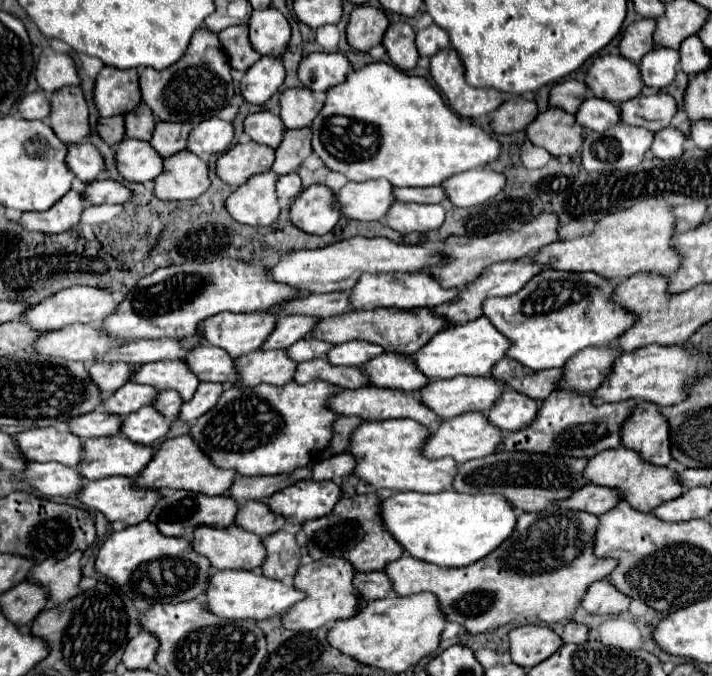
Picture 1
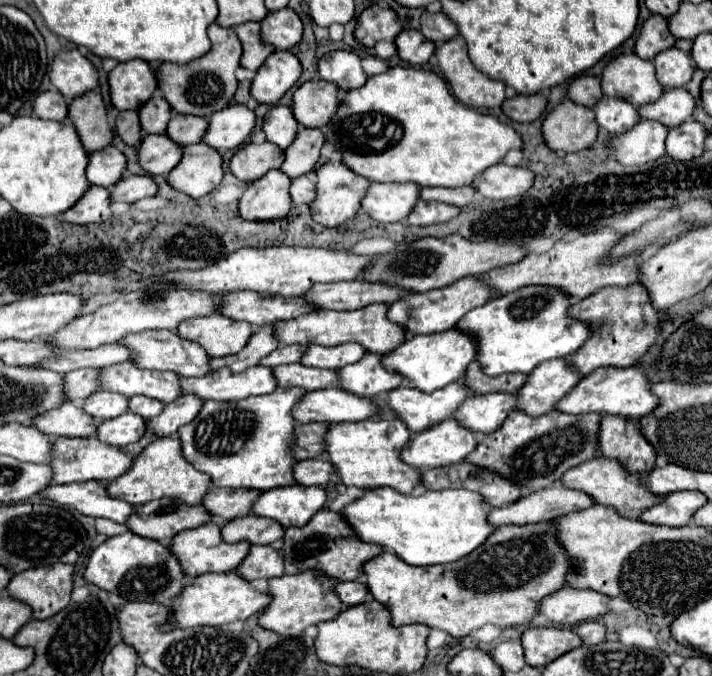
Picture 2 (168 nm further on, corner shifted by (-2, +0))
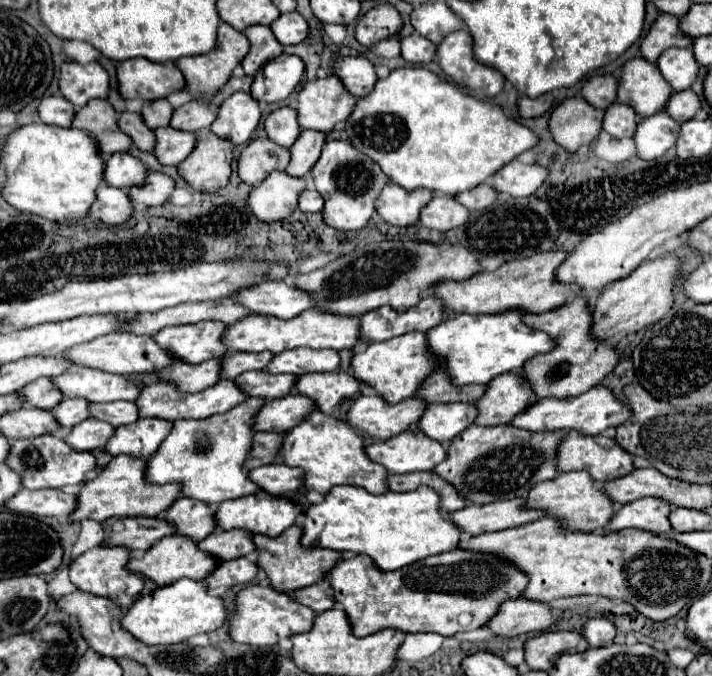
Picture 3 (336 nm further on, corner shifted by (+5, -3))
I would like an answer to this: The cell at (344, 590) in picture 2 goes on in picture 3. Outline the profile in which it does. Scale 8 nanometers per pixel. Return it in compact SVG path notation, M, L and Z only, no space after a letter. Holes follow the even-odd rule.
M318 581L314 585L296 589L296 591L290 593L290 599L294 599L296 603L302 603L306 607L310 607L314 613L322 613L322 611L334 607L334 599L330 595L328 581Z

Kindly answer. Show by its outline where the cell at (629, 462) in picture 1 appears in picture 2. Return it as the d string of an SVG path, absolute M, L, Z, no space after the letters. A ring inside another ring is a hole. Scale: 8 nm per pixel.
M593 458L593 460L587 460L587 462L567 470L561 476L561 482L563 482L565 488L589 492L591 498L597 504L613 506L621 516L627 516L627 518L639 518L647 508L651 508L651 504L655 506L655 504L659 504L663 500L663 496L657 496L657 494L649 492L639 476L631 474L619 460L613 460L613 458Z

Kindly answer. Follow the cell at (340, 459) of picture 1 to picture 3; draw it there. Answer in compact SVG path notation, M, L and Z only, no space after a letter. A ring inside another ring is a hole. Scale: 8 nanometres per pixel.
M270 463L258 469L248 471L248 479L258 485L262 491L274 497L290 497L302 485L300 469L284 467L282 463Z

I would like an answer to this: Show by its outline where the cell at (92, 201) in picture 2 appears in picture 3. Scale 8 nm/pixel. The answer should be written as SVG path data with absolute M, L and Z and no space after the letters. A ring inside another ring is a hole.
M102 185L96 197L96 205L92 205L90 215L98 217L102 223L108 225L122 225L126 223L134 213L132 199L126 191L110 185Z

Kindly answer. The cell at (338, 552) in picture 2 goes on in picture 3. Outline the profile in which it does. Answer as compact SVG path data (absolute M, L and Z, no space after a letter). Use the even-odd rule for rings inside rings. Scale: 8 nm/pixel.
M296 525L288 527L288 531L280 533L278 537L252 535L252 541L258 551L258 561L256 561L258 569L262 569L268 575L270 585L276 591L284 591L284 593L292 593L300 587L308 587L320 581L324 573L328 573L340 557L336 555L336 551L320 551L316 547L312 547L312 551L304 551L304 547L300 547L300 527Z

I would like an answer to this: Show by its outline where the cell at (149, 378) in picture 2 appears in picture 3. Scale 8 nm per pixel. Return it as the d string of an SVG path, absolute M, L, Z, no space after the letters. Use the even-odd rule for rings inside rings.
M72 365L62 375L52 377L52 385L68 399L82 397L90 403L110 403L118 399L132 401L142 391L142 387L128 383L124 375L114 375L80 365Z

